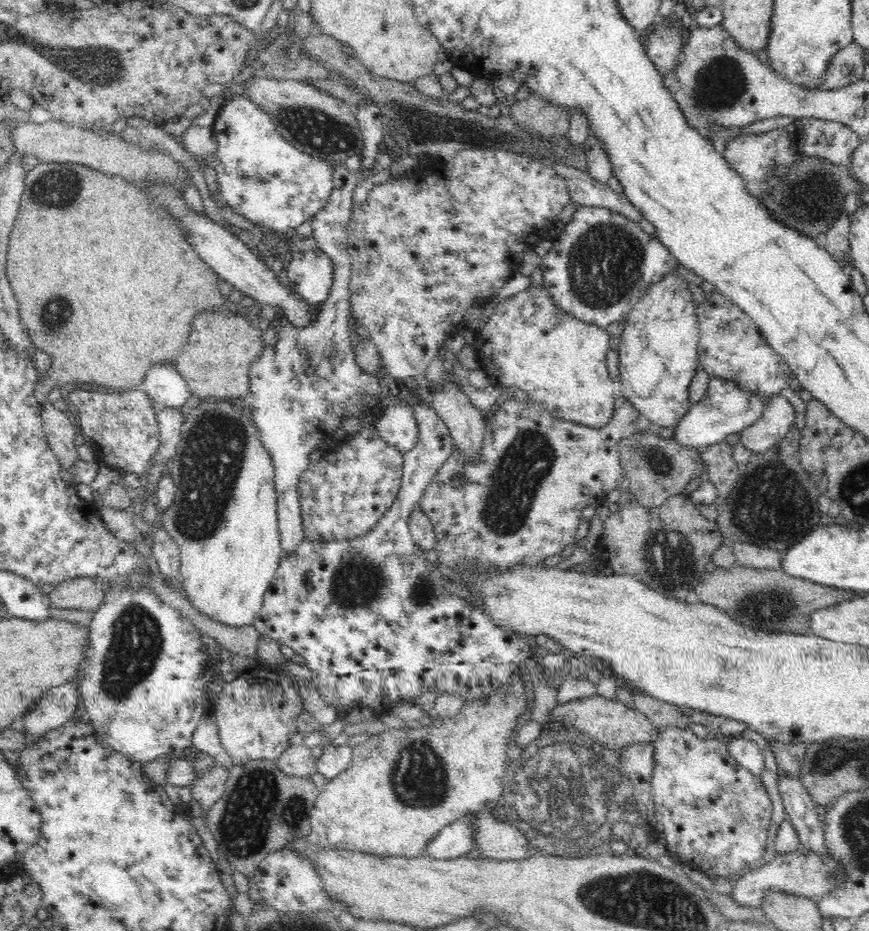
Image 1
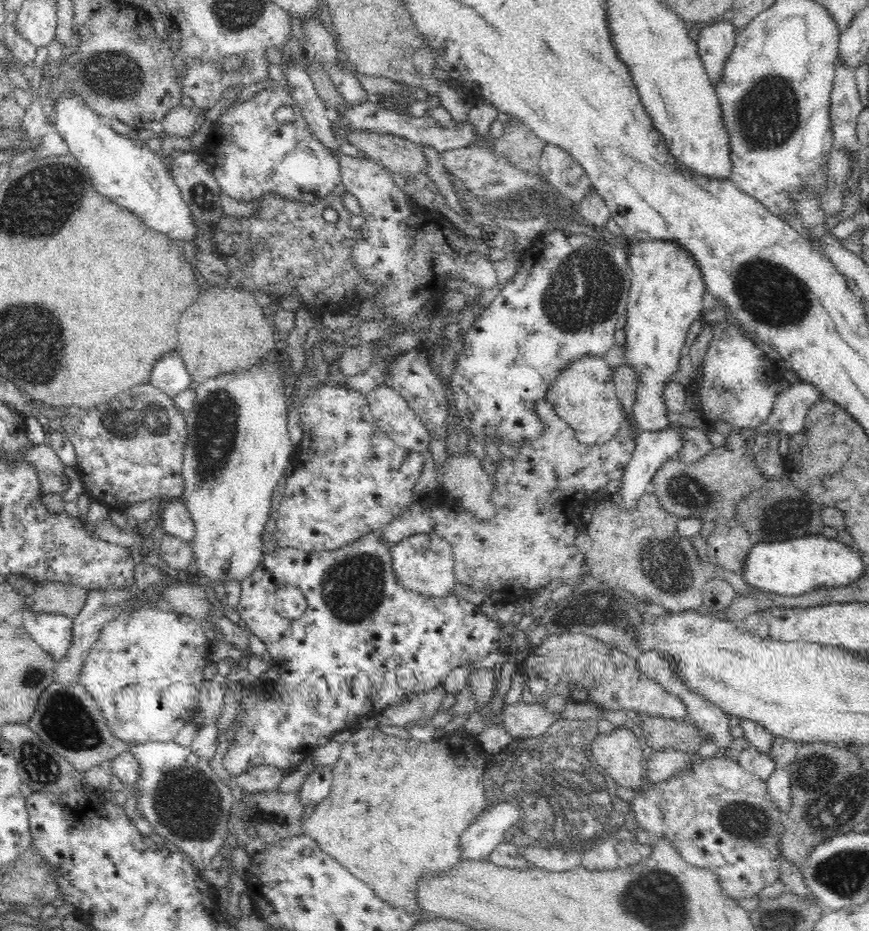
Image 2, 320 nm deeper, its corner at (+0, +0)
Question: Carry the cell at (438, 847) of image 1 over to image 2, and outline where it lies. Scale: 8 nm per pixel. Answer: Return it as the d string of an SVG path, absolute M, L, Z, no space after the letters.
M510 804L488 805L482 814L462 833L460 849L462 858L472 861L484 861L500 842L510 837L512 826L518 822L518 810L512 810Z

